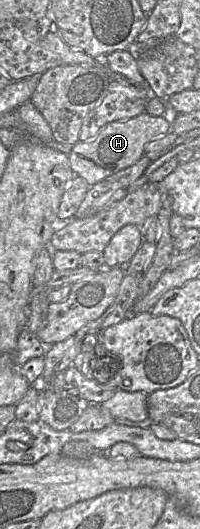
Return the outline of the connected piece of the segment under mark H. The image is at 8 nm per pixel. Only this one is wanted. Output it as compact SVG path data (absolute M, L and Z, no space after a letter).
M144 112L129 120L113 121L105 125L98 135L90 141L78 141L69 153L69 163L76 174L92 186L106 177L135 164L144 154L144 148L154 138L171 131L168 113L153 116Z

